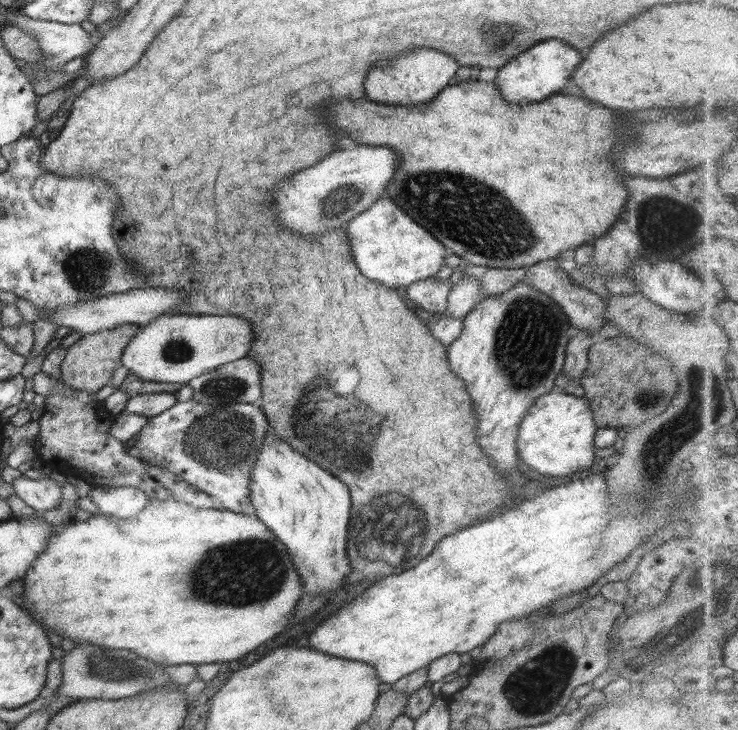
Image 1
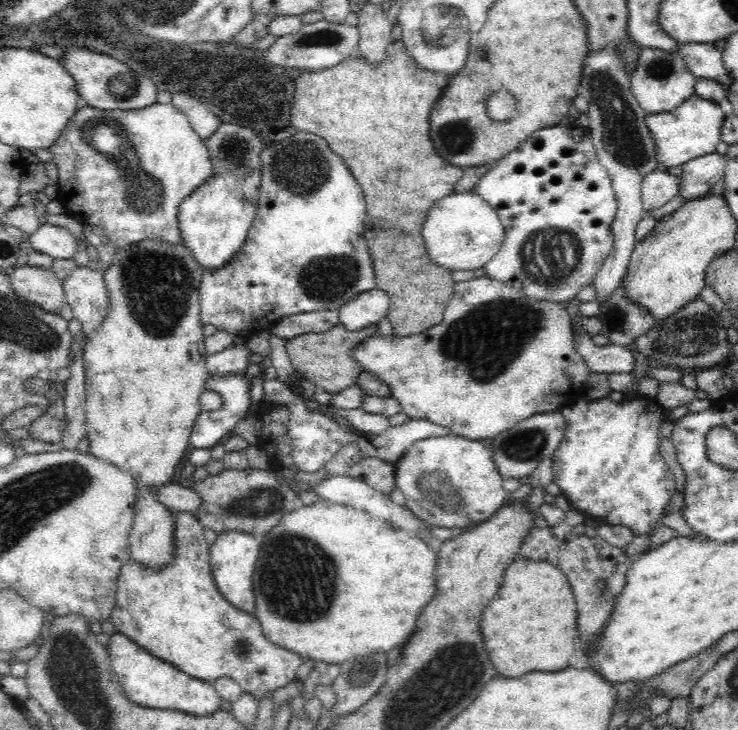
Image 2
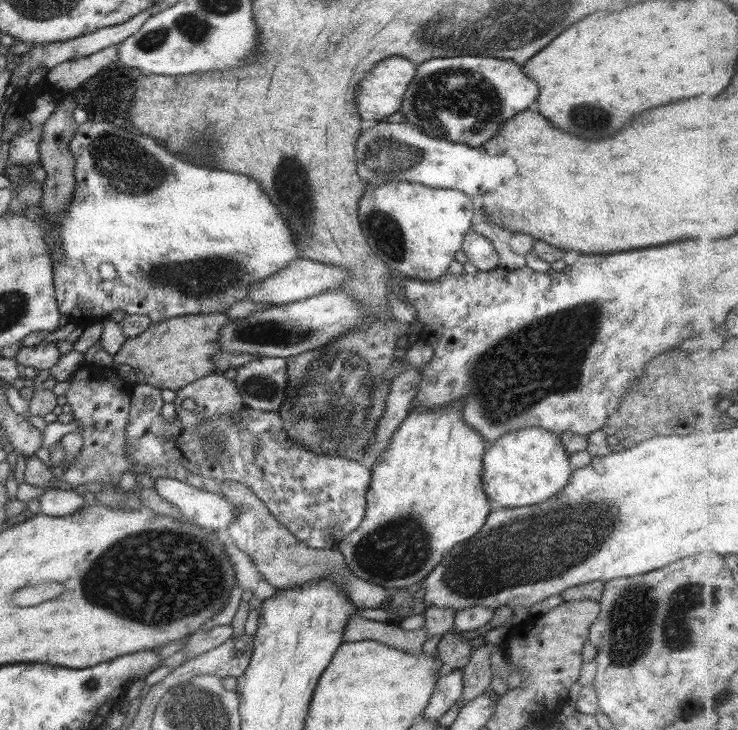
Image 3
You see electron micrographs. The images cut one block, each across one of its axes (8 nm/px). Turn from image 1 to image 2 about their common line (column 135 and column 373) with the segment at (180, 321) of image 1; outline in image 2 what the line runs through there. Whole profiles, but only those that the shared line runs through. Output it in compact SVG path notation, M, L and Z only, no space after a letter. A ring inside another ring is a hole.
M473 278L468 282L458 282L454 286L453 298L450 300L443 315L442 322L421 334L406 337L380 337L378 334L368 338L352 352L352 357L358 361L360 368L370 371L378 380L385 382L390 387L390 396L401 405L403 412L410 419L427 420L434 424L450 429L451 434L460 435L470 440L494 438L501 432L512 428L518 422L536 414L559 412L565 406L564 396L570 394L573 388L583 392L584 384L590 373L585 359L575 348L572 325L566 308L562 303L543 302L540 299L528 299L519 294L514 288L492 278Z

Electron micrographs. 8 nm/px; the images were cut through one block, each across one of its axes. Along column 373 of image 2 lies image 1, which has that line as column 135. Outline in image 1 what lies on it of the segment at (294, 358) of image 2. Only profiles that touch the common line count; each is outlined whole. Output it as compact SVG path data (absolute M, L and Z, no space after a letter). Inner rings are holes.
M120 324L97 334L84 335L70 349L66 350L66 357L61 362L60 373L62 383L72 389L96 393L110 383L112 373L120 367L120 356L129 346L132 338L141 330L139 325Z

